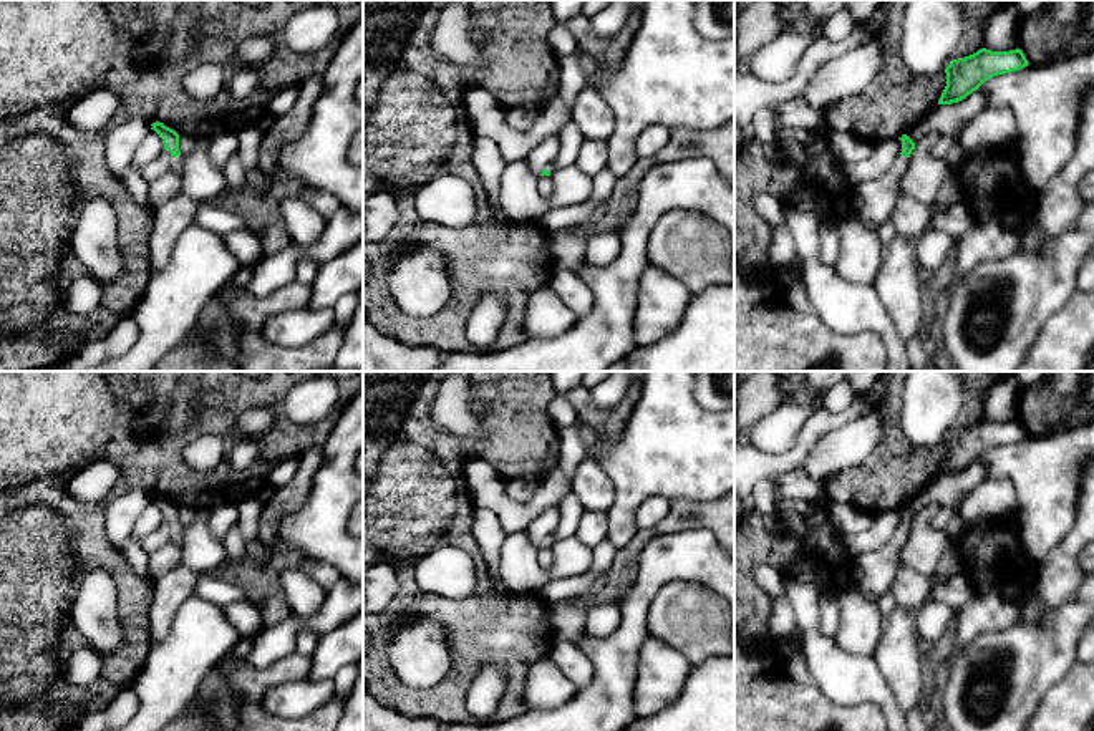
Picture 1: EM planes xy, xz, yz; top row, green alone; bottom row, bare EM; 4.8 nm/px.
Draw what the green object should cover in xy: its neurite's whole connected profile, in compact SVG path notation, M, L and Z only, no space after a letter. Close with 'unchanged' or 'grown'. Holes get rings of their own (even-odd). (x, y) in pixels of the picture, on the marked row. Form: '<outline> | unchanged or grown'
M159 121L152 123L151 126L152 126L151 129L154 129L159 134L159 138L162 139L164 149L169 151L171 156L174 157L172 169L182 176L184 161L179 152L179 134Z | grown

